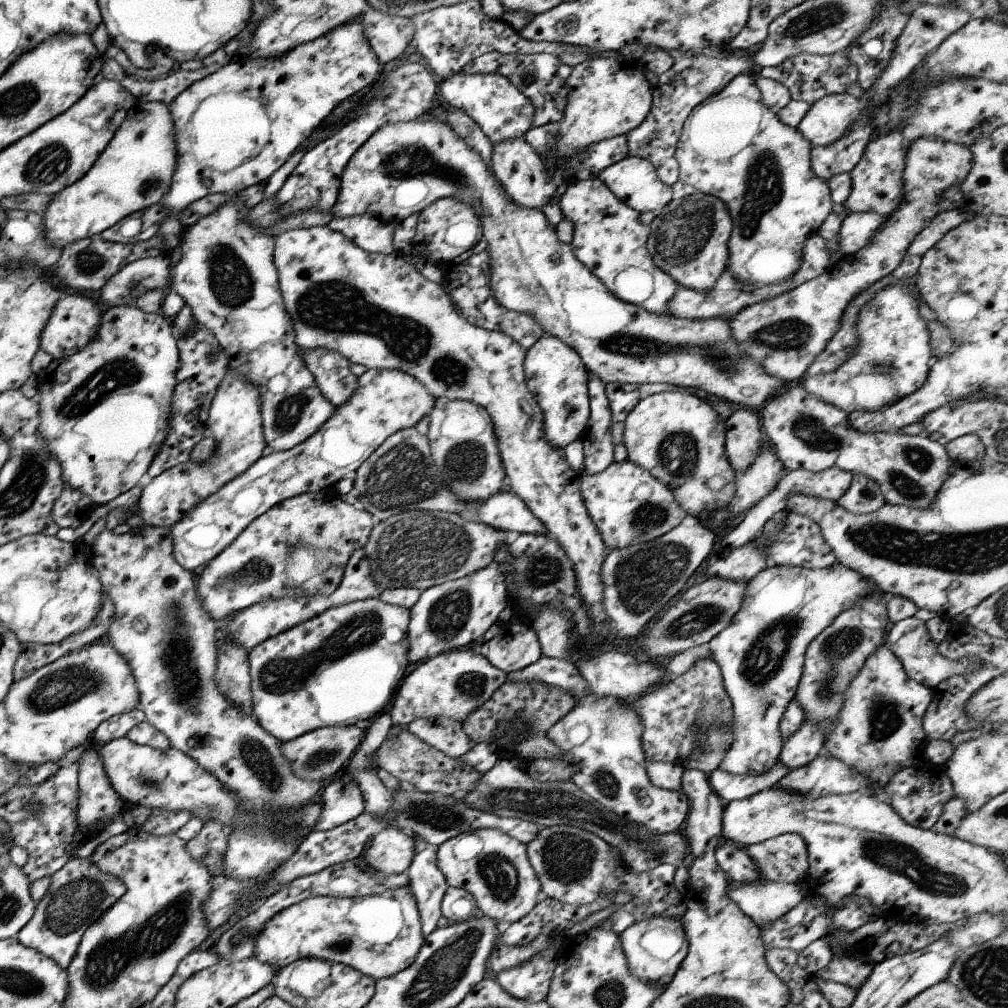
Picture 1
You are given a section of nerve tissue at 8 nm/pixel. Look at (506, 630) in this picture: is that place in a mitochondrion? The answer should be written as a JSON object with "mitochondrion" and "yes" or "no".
{"mitochondrion":"no"}

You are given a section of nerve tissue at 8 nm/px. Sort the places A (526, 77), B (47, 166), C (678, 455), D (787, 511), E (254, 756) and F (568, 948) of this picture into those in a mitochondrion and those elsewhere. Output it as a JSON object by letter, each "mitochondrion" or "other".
{"A":"mitochondrion","B":"mitochondrion","C":"mitochondrion","D":"other","E":"mitochondrion","F":"other"}

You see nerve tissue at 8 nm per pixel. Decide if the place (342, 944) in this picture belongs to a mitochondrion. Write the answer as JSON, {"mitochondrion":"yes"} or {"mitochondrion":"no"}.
{"mitochondrion":"yes"}

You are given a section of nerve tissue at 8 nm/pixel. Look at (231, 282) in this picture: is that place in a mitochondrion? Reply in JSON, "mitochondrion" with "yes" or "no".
{"mitochondrion":"yes"}

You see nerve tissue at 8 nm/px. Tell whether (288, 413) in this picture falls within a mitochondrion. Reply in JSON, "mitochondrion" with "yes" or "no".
{"mitochondrion":"yes"}

